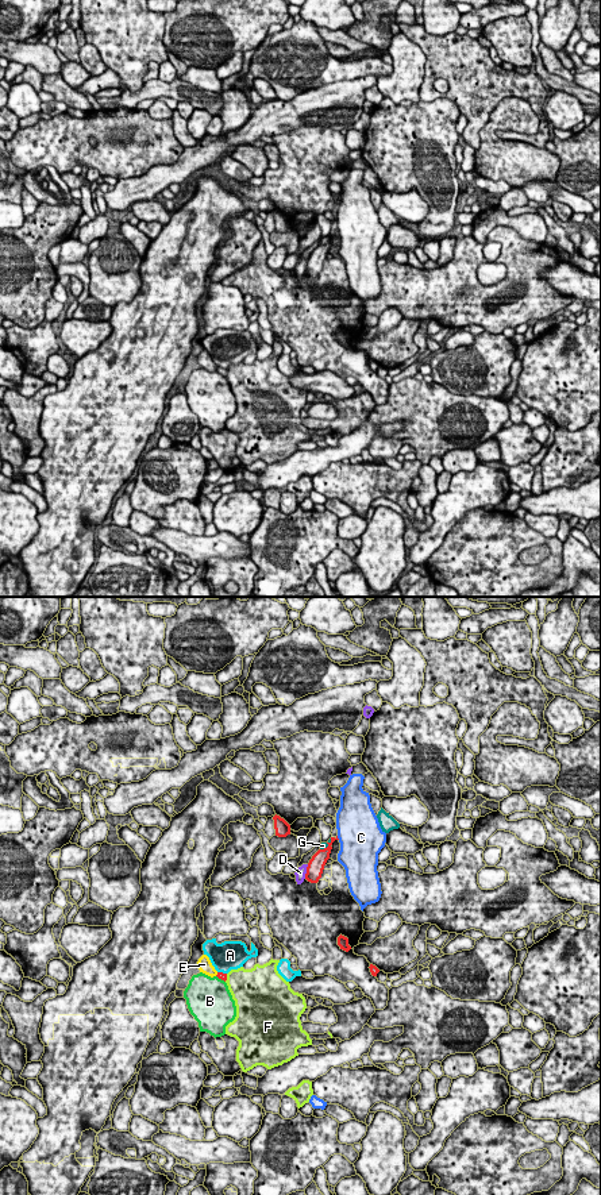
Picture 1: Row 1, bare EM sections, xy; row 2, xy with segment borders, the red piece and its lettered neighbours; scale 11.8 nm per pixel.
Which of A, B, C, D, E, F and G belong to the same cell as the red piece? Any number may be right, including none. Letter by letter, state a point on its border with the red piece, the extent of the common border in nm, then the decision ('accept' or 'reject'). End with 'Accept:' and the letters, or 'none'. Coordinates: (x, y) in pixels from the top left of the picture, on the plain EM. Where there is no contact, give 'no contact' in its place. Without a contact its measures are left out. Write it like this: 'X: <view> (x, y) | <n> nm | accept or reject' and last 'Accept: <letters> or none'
A: xy (222, 367) | 120 nm | reject
B: xy (220, 373) | 140 nm | reject
C: xy (336, 232) | 60 nm | reject
D: xy (307, 266) | 180 nm | reject
E: xy (218, 369) | 60 nm | reject
F: xy (226, 373) | 100 nm | reject
G: xy (328, 241) | 200 nm | reject
Accept: none

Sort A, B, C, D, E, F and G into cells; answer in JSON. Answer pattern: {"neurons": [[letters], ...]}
{"neurons": [["A"], ["B"], ["C"], ["D"], ["E"], ["F"], ["G"]]}

